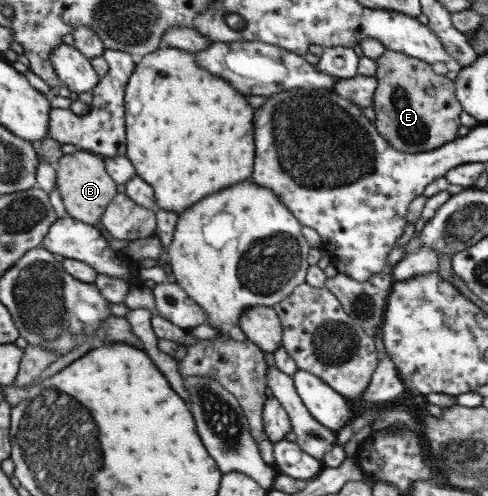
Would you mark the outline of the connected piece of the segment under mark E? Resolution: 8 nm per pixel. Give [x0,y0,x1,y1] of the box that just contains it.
[373,50,464,153]

